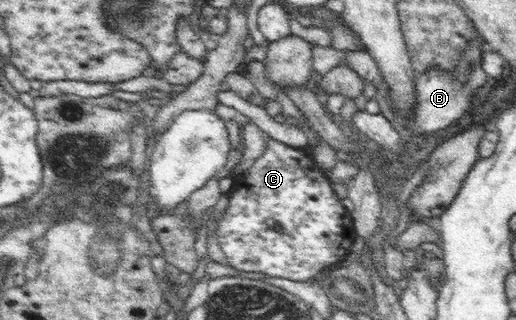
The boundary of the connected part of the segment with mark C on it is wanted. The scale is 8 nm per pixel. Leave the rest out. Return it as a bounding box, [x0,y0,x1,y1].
[217,135,356,282]

